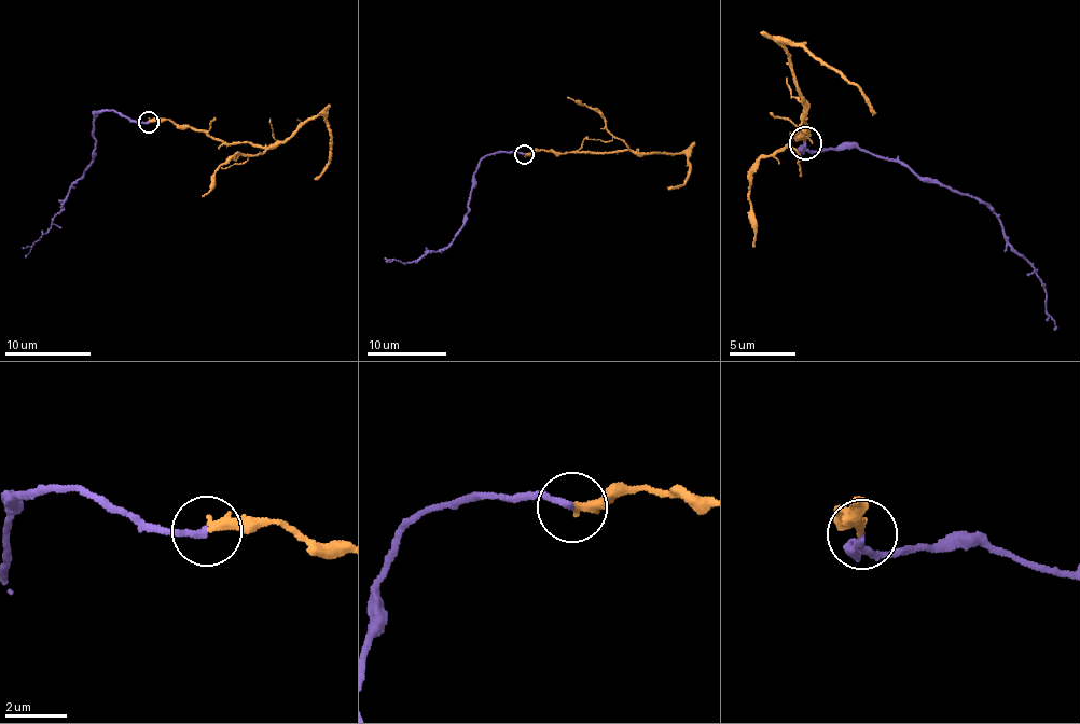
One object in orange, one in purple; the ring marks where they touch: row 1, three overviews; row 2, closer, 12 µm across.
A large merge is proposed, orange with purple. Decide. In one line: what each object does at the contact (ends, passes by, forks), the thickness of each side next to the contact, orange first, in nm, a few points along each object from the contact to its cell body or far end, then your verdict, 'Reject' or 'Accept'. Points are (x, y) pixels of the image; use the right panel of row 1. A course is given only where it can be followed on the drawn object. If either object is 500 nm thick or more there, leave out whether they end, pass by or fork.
At the ring orange ends. At the ring purple ends. Thickness 320 nm (orange) against 200 nm. Course of orange: (804, 142), (794, 134), (800, 136), (802, 126), (807, 131), (785, 46), (807, 52), (849, 81), (876, 114). Course of purple: (804, 142), (804, 154), (801, 150), (836, 148), (897, 157), (921, 177), (985, 203), (1040, 281), (1054, 331). Accept

